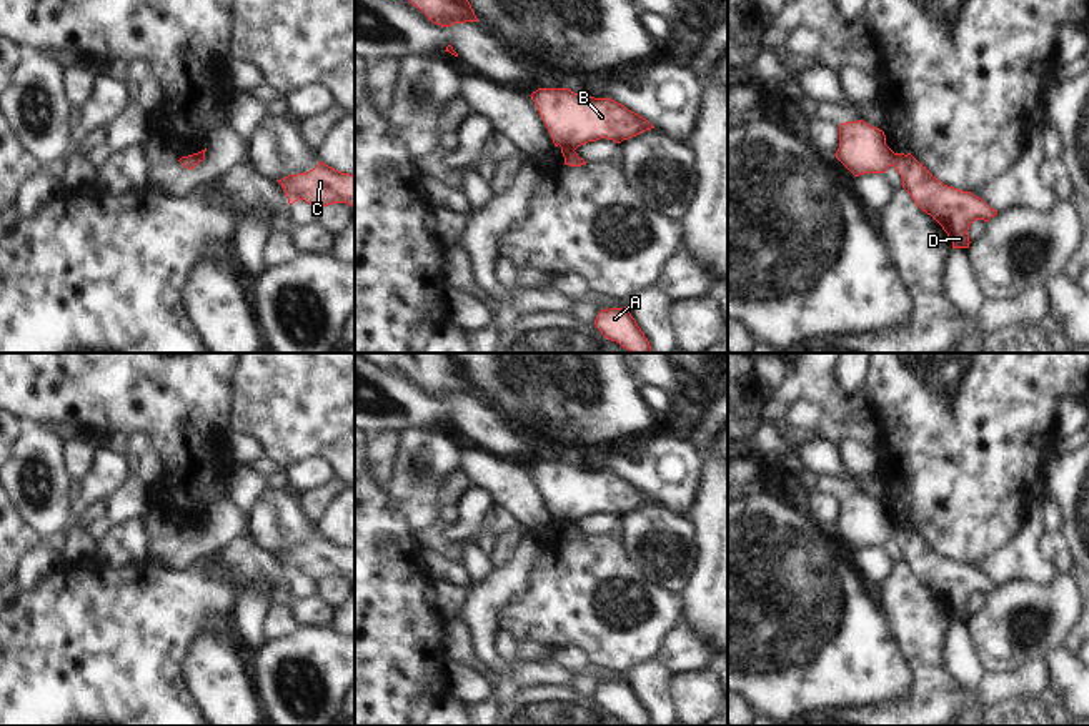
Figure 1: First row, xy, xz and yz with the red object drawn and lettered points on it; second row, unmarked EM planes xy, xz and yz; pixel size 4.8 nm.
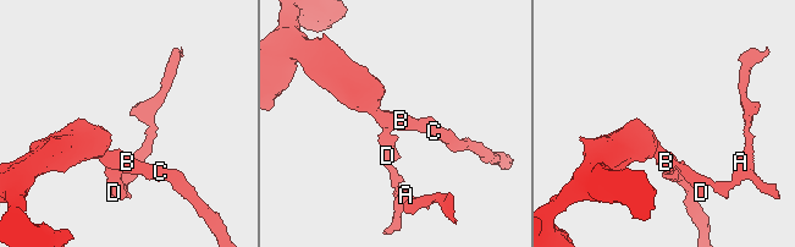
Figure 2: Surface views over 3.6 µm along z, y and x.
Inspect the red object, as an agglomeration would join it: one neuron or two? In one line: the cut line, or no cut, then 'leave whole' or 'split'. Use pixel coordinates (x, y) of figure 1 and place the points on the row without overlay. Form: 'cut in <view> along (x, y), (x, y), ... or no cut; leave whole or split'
cut in xz along (561, 518), (573, 523); split

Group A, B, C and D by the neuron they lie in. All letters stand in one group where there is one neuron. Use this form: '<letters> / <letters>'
A D / B C

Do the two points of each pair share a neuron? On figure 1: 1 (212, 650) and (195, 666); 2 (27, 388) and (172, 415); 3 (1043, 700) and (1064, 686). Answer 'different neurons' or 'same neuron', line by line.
1: same neuron
2: same neuron
3: different neurons

